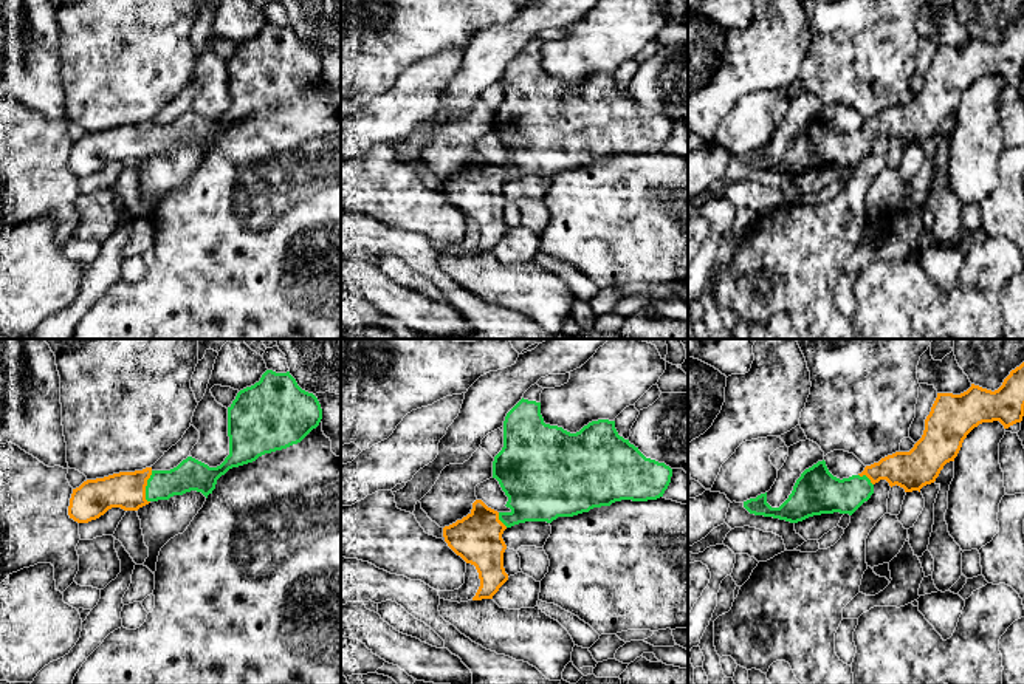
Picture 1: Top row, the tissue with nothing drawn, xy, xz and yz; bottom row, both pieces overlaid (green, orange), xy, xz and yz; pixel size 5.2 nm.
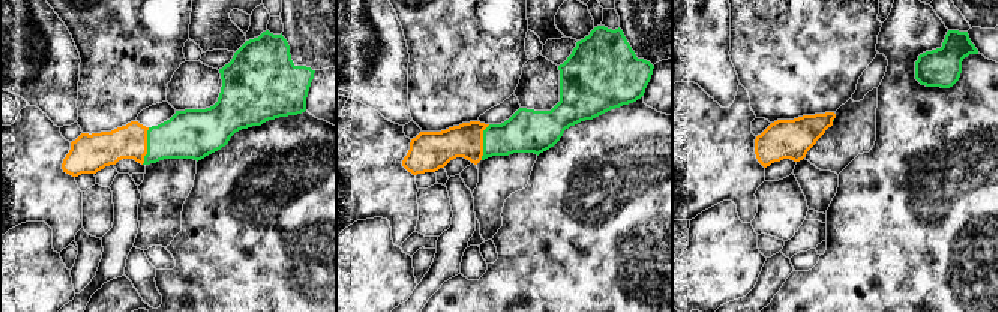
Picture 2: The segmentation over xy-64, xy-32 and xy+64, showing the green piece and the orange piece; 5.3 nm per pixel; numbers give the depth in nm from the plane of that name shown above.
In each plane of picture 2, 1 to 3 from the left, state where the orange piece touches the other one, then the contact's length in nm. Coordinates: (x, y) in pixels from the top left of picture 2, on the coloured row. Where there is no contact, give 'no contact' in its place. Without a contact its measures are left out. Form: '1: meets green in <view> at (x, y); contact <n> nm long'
1: meets green in xy-64 at (147, 146); contact 200 nm long
2: meets green in xy-32 at (483, 143); contact 200 nm long
3: no contact

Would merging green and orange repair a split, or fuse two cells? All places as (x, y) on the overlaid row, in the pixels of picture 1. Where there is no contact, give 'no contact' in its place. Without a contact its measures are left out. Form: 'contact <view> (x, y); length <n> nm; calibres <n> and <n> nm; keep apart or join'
contact xy (146, 486); length 170 nm; calibres 160 and 190 nm; join

